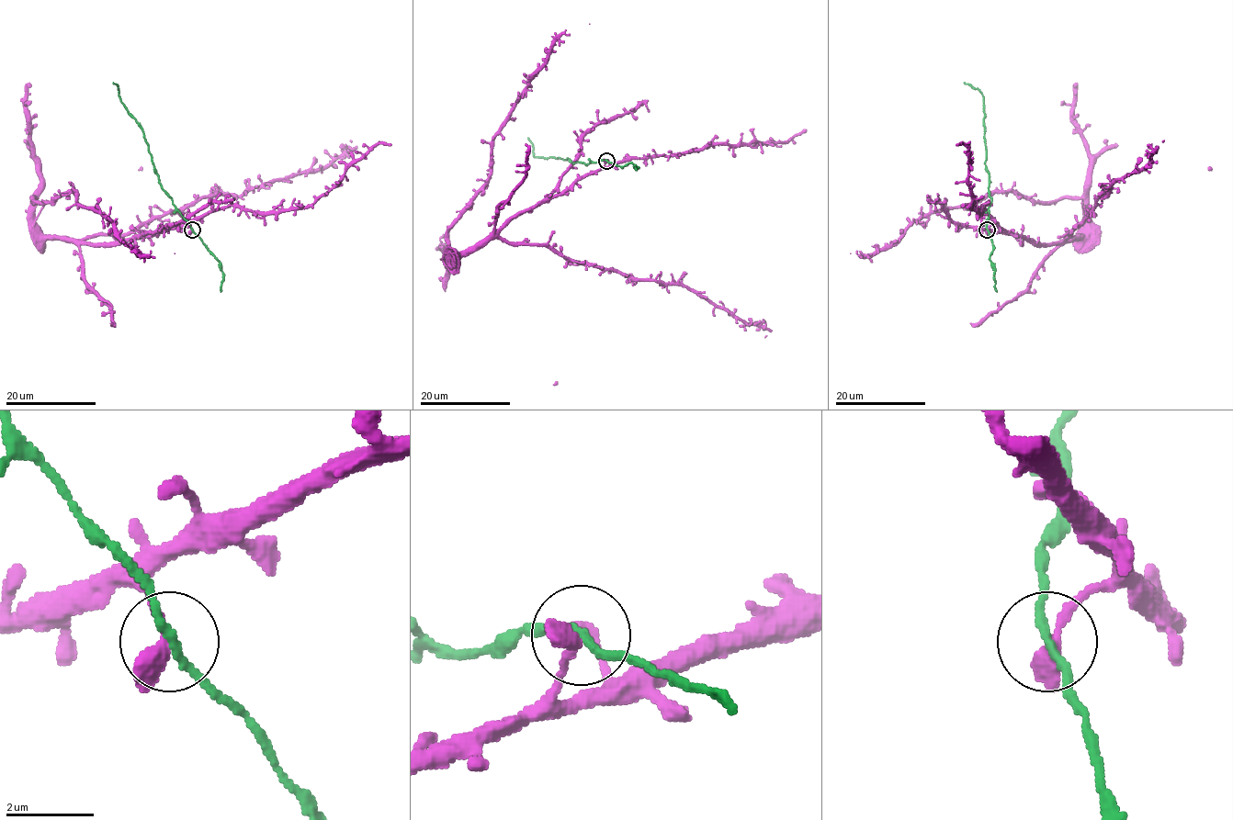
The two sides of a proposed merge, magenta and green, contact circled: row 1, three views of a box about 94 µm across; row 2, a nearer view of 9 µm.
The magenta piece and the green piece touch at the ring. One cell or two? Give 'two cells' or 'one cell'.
one cell

